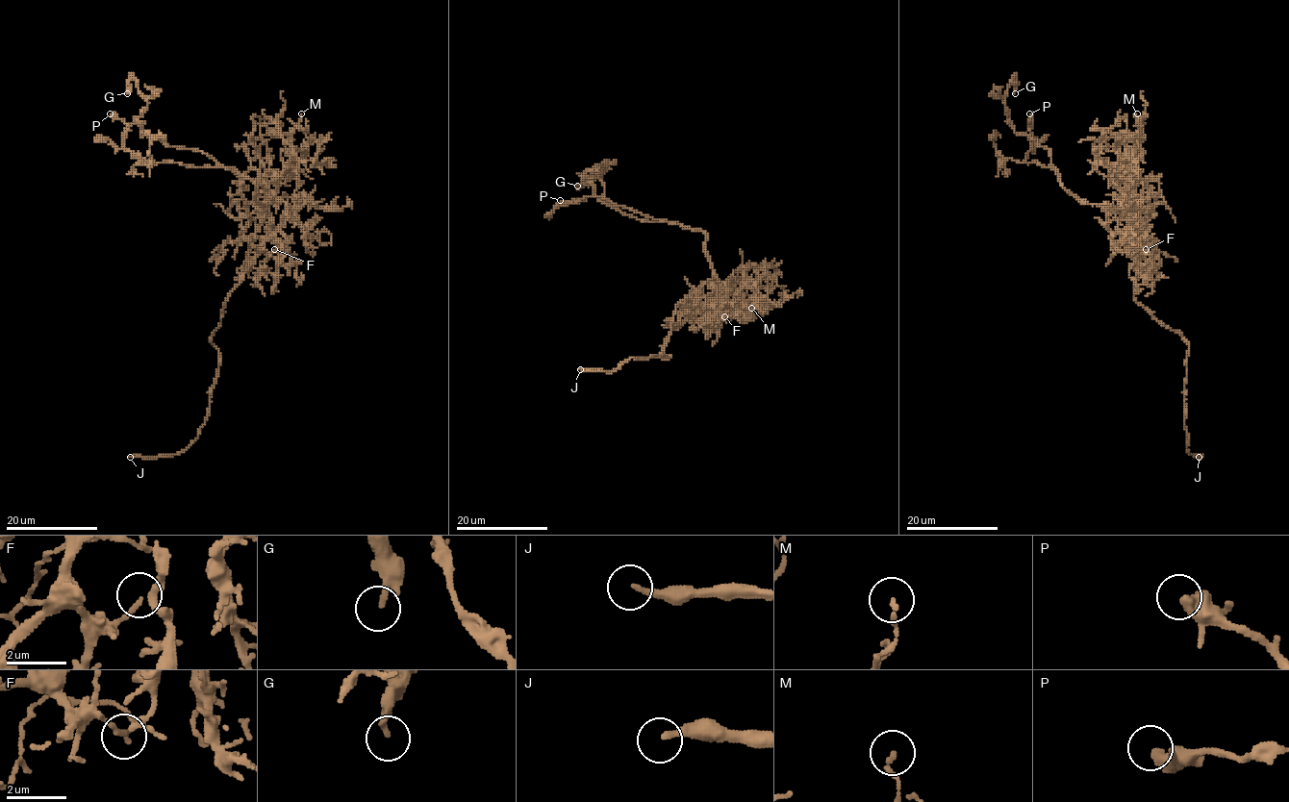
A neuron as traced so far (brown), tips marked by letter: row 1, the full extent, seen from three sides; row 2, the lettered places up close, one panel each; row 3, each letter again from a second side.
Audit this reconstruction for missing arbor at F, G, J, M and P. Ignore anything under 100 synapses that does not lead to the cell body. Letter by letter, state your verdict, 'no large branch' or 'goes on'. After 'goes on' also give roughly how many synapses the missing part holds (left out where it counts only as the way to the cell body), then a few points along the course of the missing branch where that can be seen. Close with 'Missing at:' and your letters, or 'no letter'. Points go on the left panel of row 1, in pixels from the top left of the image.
F: no large branch
G: no large branch
J: goes on; missing branch runs (130, 457), (115, 465), (115, 471), (126, 484), (133, 484), (131, 486), (114, 481)
M: no large branch
P: no large branch
Missing at: J

